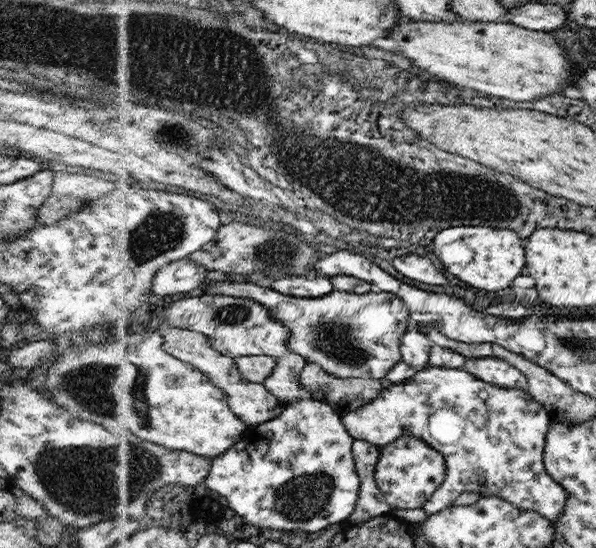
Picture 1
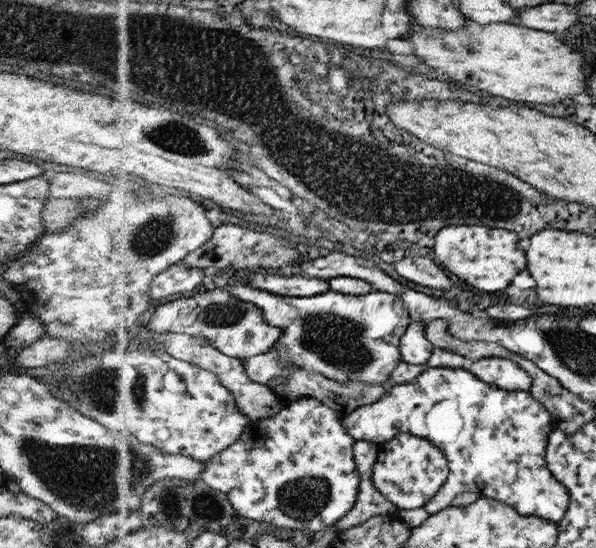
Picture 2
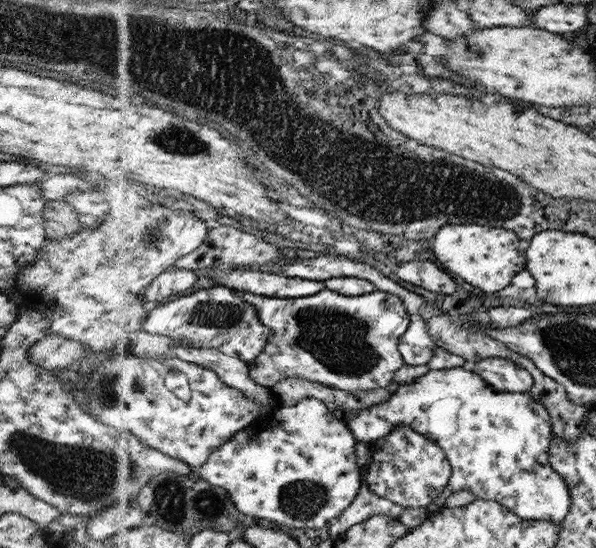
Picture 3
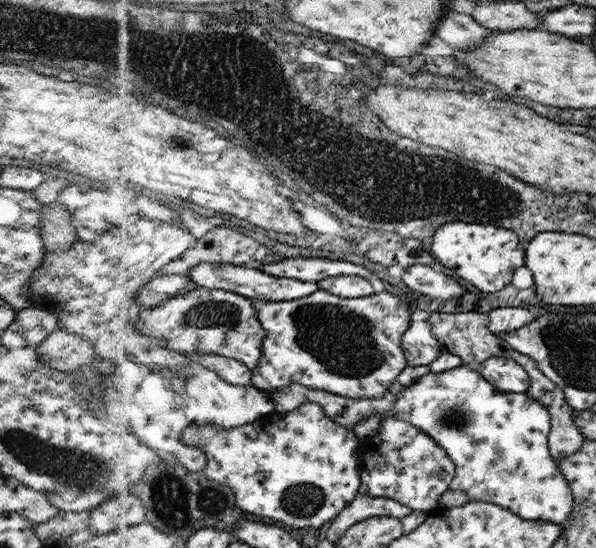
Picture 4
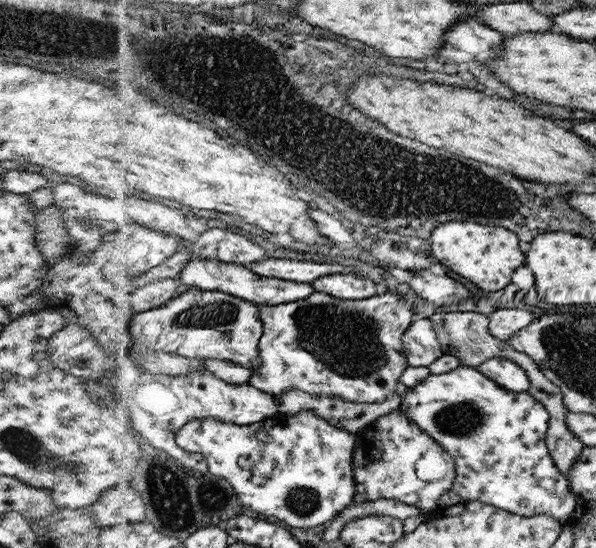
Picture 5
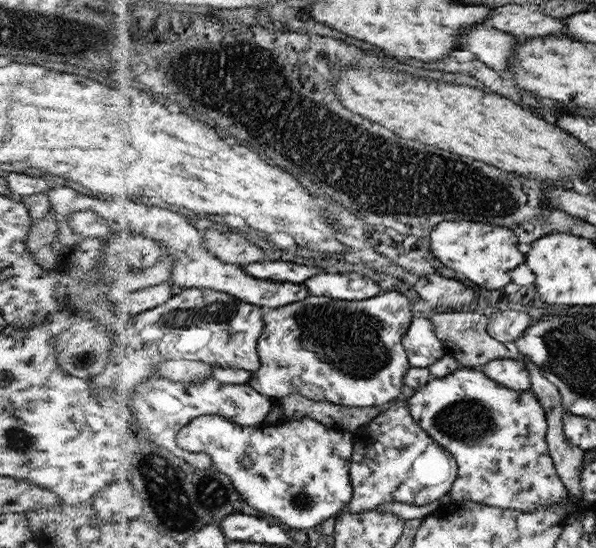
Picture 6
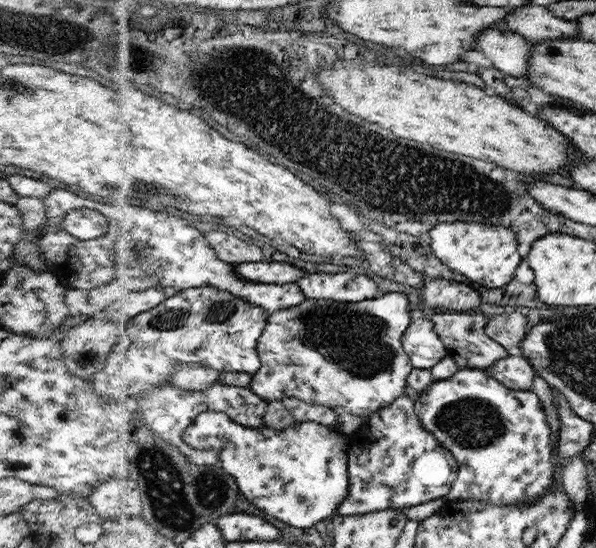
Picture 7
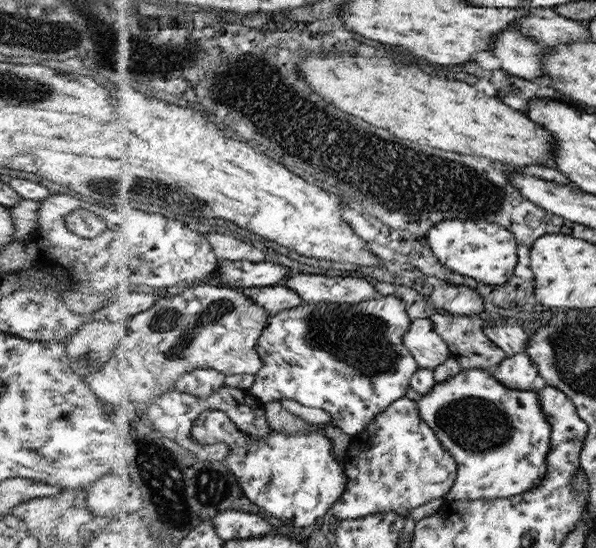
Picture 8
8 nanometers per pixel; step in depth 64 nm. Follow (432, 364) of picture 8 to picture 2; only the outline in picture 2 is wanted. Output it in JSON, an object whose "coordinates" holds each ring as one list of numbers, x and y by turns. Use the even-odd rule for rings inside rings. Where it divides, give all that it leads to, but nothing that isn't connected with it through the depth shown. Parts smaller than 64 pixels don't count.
{"coordinates":[[419,320,409,324,409,332,401,336,399,342,400,356,405,356,407,364,425,365,432,355,434,345,427,339,424,327]]}

